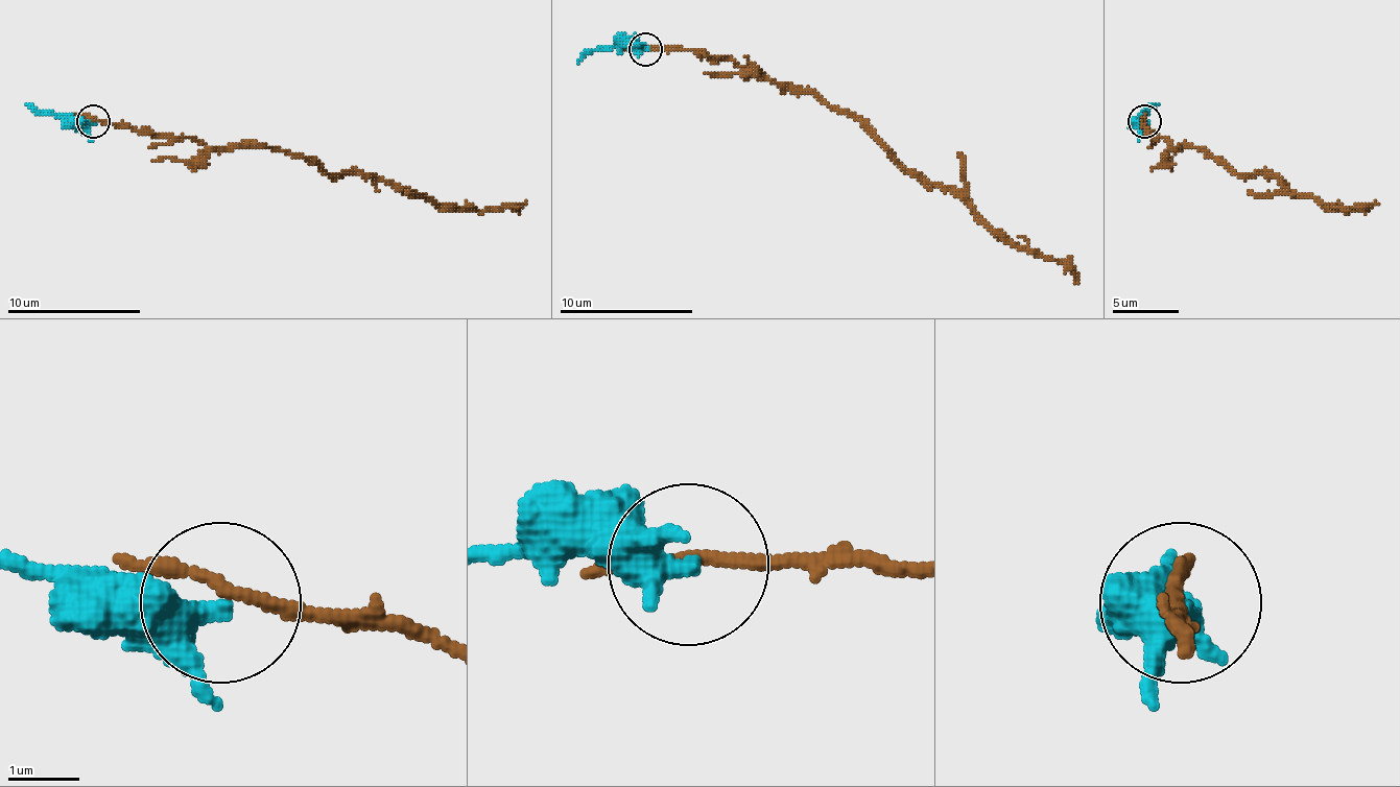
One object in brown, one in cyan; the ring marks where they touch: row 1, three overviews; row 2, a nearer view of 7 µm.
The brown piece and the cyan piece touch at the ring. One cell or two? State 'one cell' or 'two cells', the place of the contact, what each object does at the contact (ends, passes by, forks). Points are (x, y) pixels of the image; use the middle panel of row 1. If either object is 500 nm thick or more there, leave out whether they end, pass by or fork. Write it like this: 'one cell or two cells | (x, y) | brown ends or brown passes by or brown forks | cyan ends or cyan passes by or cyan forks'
two cells | (645, 49) | brown passes by | cyan passes by

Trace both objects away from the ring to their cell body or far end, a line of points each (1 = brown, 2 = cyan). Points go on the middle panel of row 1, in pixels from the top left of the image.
1: (644, 50), (731, 56), (758, 76), (814, 90), (901, 166), (951, 187), (992, 227), (1051, 257), (1078, 283)
2: (644, 50), (591, 50), (577, 63)

